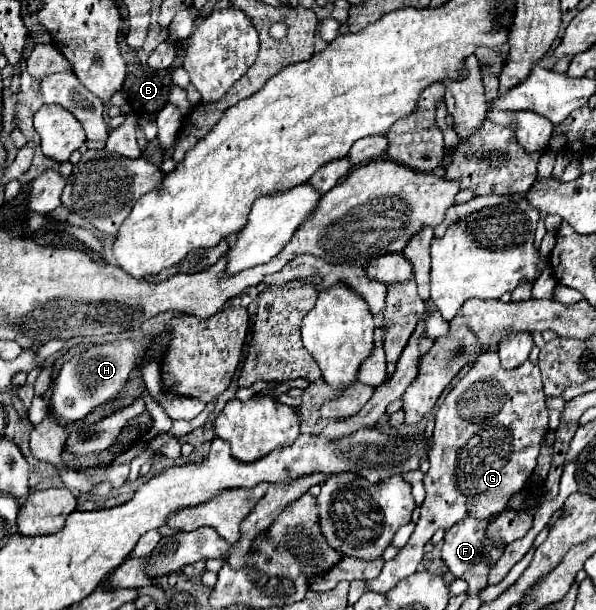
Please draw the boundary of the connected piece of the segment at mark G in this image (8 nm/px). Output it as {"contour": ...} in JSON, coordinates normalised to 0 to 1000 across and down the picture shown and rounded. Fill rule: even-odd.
{"contour":[[[824,574],[804,577],[790,607],[757,636],[757,643],[743,652],[743,659],[733,672],[727,734],[720,744],[723,767],[710,784],[716,813],[706,830],[706,846],[696,862],[696,872],[690,875],[690,882],[676,895],[676,902],[659,918],[646,921],[633,951],[612,954],[616,970],[646,974],[666,954],[690,944],[710,915],[713,889],[723,885],[723,879],[737,866],[753,869],[760,859],[767,859],[780,849],[814,852],[814,849],[824,849],[824,846],[844,839],[851,833],[854,816],[867,803],[874,803],[881,797],[881,790],[891,784],[898,761],[901,761],[908,728],[911,728],[911,718],[918,708],[921,708],[921,669],[914,662],[914,646],[908,636],[908,610],[904,610],[903,595],[883,590],[864,605],[847,607],[837,597],[834,577],[824,577]],[[820,689],[827,689],[831,698],[844,698],[844,702],[824,702]]]}

